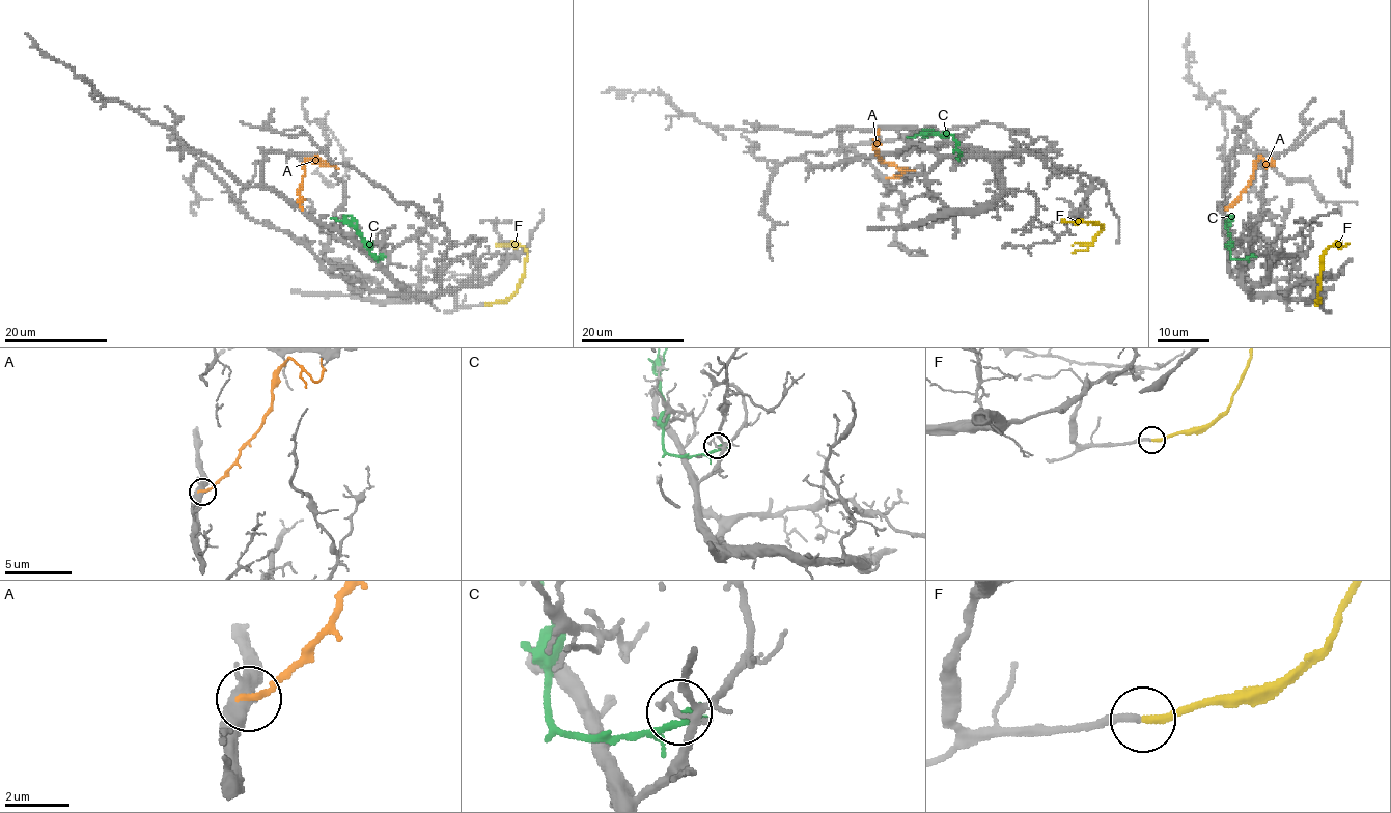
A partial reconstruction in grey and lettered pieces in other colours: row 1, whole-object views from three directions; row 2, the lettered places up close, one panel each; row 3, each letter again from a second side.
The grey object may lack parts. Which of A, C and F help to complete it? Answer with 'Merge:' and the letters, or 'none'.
Merge: F

